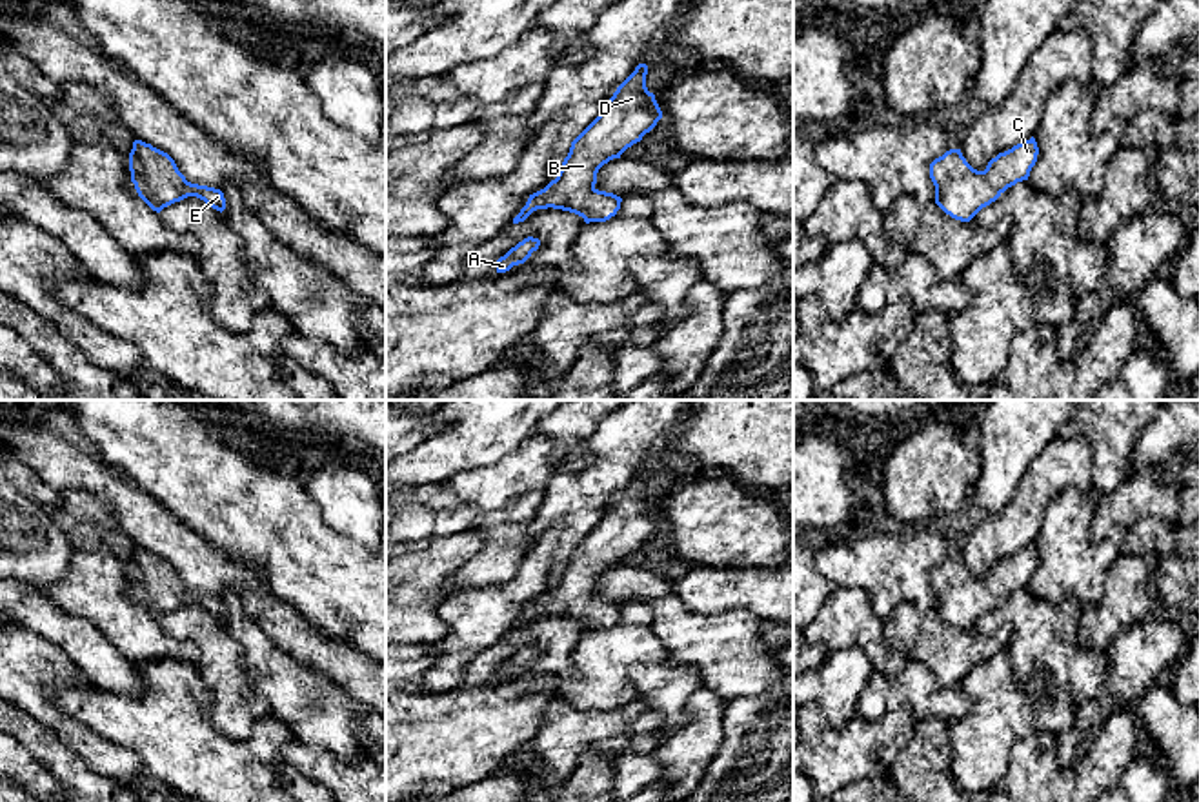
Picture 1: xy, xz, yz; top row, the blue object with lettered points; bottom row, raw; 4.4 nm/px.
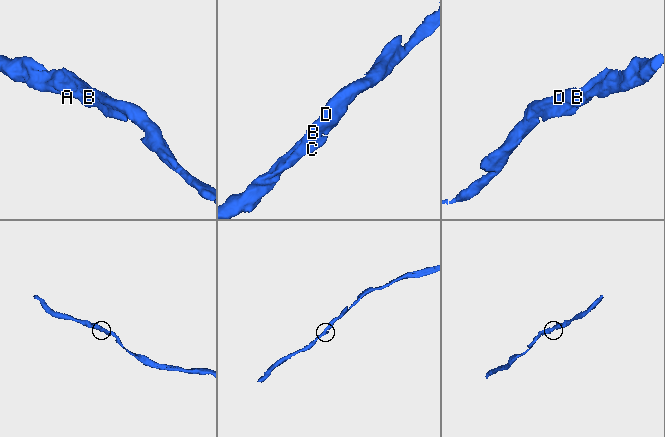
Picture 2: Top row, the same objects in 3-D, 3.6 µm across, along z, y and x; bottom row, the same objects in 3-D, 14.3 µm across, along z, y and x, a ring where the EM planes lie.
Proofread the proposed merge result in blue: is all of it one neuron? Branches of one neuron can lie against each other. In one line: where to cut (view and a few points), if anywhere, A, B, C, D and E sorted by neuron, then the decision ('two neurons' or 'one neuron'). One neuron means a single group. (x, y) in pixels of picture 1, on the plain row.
no cut; A B C D E; one neuron

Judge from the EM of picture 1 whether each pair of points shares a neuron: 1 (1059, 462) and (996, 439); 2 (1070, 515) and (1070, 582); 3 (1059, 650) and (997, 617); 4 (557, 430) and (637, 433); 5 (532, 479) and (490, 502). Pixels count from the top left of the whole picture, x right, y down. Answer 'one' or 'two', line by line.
1: two
2: one
3: one
4: two
5: one

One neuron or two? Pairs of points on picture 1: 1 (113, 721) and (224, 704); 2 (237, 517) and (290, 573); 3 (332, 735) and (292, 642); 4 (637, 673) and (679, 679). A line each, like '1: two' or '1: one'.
1: two
2: one
3: two
4: one

